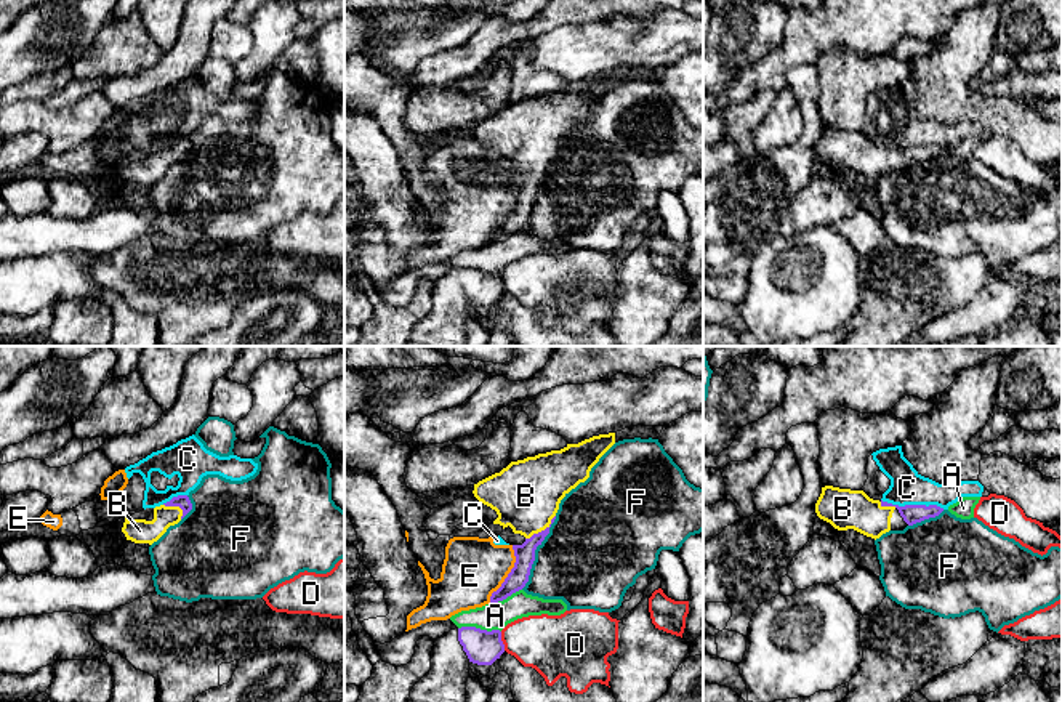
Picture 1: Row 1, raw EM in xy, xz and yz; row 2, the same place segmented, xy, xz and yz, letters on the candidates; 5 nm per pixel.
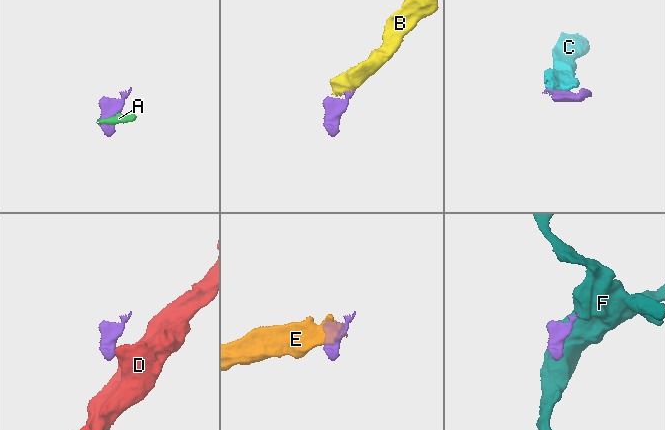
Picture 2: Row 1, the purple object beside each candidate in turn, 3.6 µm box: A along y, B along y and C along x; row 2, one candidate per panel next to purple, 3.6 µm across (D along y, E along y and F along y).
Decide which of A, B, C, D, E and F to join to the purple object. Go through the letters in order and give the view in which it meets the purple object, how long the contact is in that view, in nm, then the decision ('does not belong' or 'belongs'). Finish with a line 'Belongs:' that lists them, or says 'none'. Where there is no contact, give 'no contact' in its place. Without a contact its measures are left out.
A: xz | 220 nm | does not belong
B: xz | 200 nm | belongs
C: yz | 320 nm | does not belong
D: xz | 100 nm | does not belong
E: xz | 320 nm | does not belong
F: xz | 400 nm | does not belong
Belongs: B

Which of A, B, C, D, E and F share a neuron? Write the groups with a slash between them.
A / B / C E / D / F

